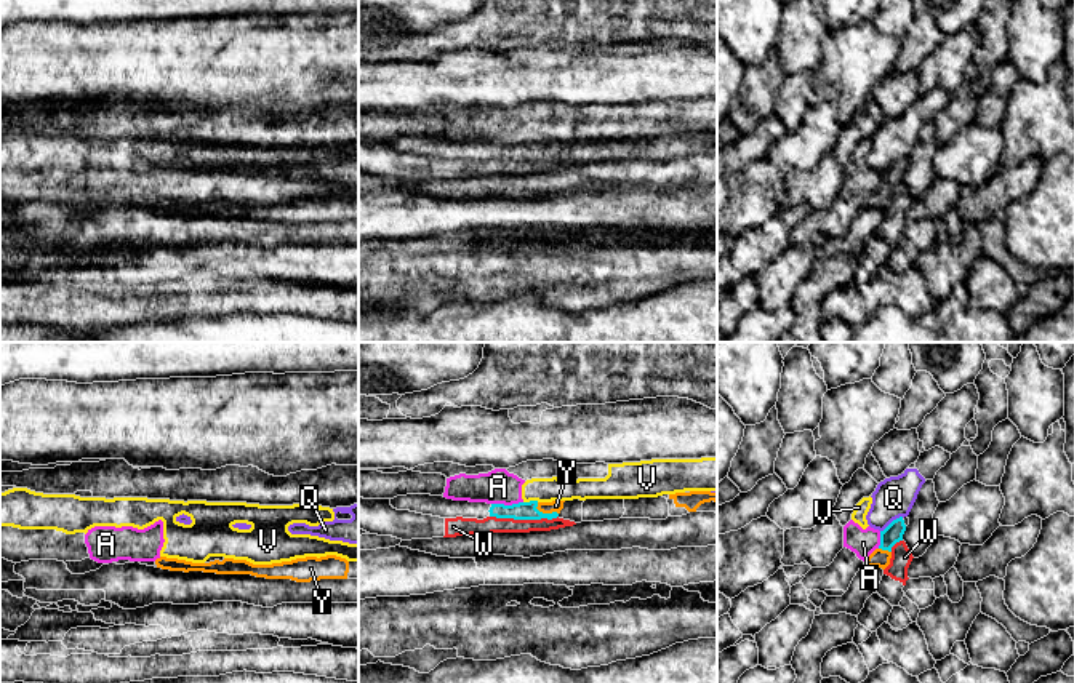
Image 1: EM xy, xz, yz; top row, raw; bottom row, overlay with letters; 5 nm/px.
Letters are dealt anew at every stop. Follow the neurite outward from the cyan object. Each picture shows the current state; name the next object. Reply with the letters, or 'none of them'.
Y

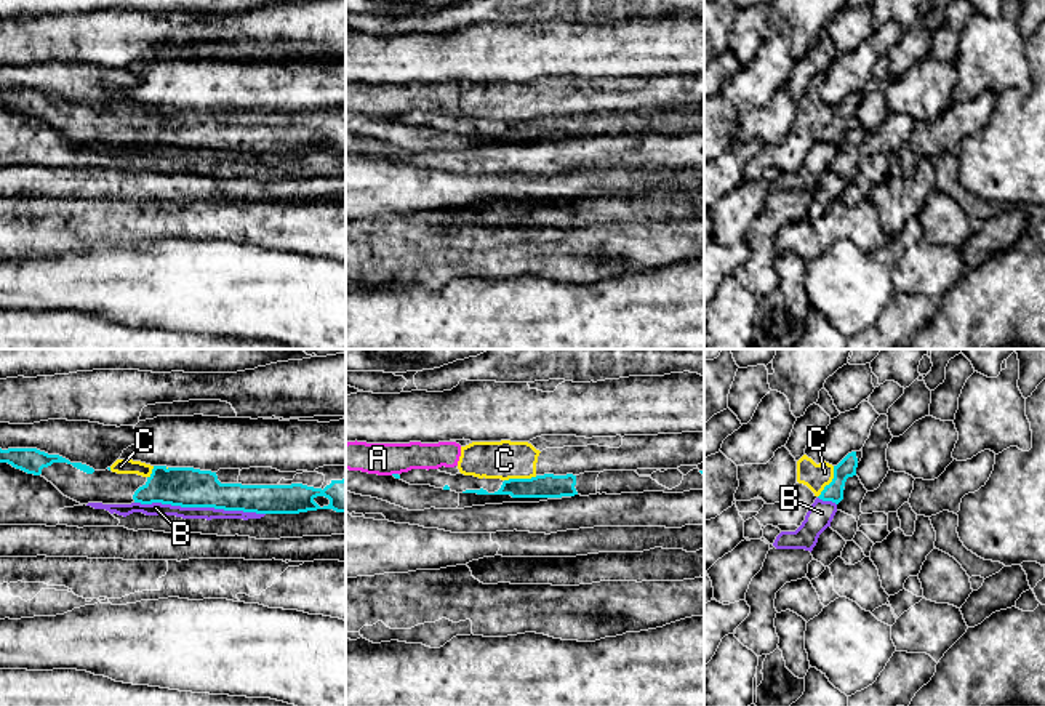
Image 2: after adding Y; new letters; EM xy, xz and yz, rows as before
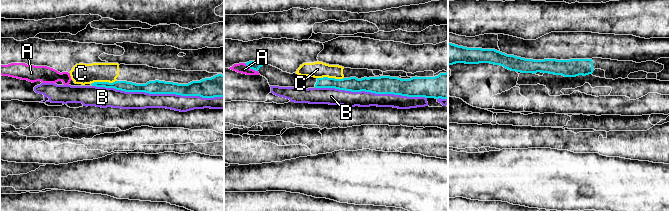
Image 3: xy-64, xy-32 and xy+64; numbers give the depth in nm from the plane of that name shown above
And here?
none of them

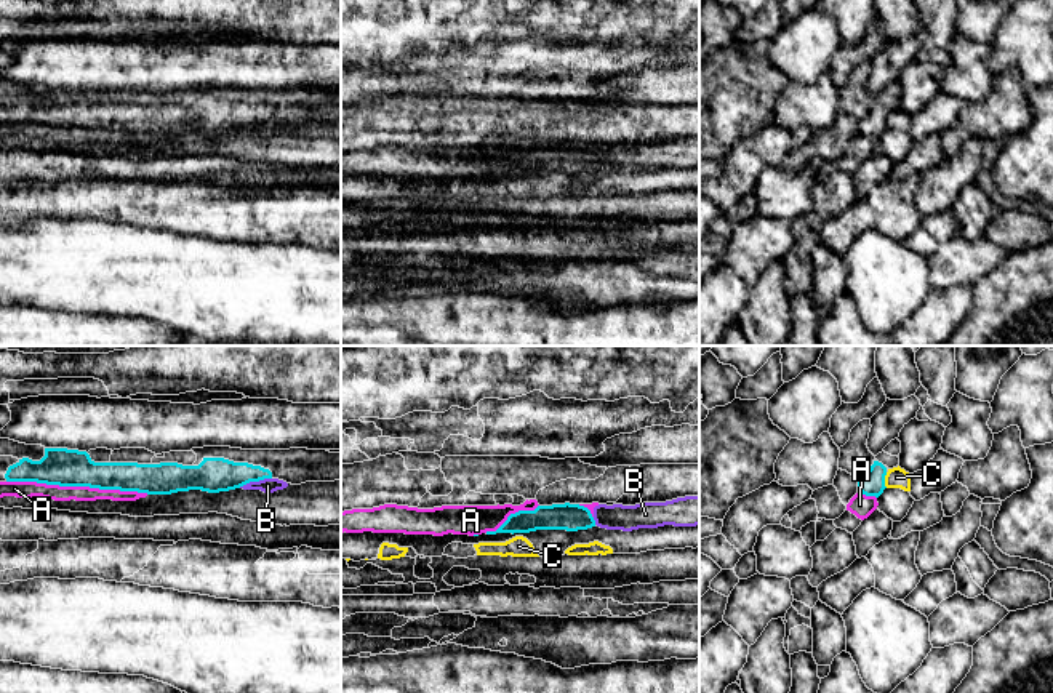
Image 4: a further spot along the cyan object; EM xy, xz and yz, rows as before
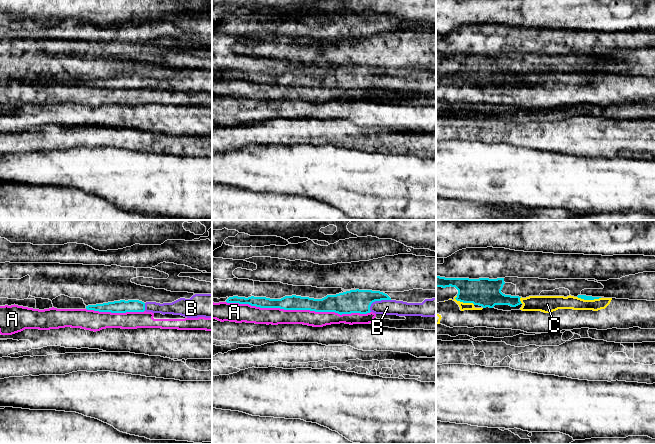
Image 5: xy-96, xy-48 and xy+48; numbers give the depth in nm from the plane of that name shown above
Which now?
B

